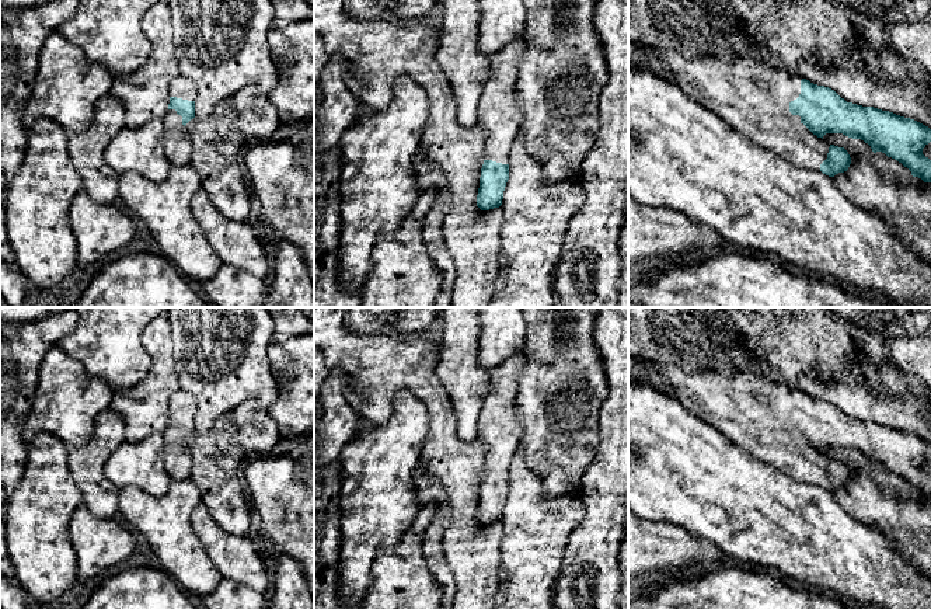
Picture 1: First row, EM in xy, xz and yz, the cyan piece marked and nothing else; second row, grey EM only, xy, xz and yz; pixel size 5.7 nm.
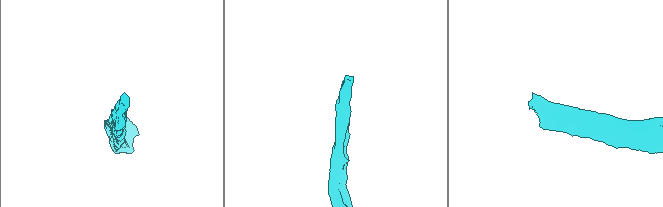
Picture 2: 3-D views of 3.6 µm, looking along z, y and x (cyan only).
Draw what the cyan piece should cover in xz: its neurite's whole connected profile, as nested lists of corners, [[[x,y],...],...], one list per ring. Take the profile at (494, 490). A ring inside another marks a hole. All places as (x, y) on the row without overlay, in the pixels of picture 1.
[[[517,354],[489,372],[489,392],[478,415],[478,438],[487,448],[477,509],[481,525],[502,519],[509,494],[509,469],[523,436],[516,397],[524,362]]]

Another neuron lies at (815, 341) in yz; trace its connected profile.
[[[728,307],[728,314],[742,333],[752,355],[775,369],[789,382],[802,373],[819,376],[826,382],[845,379],[857,373],[857,361],[868,365],[865,373],[869,393],[885,396],[881,375],[875,365],[859,351],[854,349],[851,333],[855,326],[834,314],[829,307]]]

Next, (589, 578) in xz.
[[[597,307],[593,341],[609,394],[599,413],[599,445],[582,478],[585,516],[568,537],[555,582],[555,609],[618,609],[618,551],[628,529],[628,307]]]

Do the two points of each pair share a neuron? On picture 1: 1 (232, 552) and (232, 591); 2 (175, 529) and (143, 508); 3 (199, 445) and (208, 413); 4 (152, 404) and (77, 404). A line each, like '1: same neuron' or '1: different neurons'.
1: different neurons
2: same neuron
3: different neurons
4: different neurons

